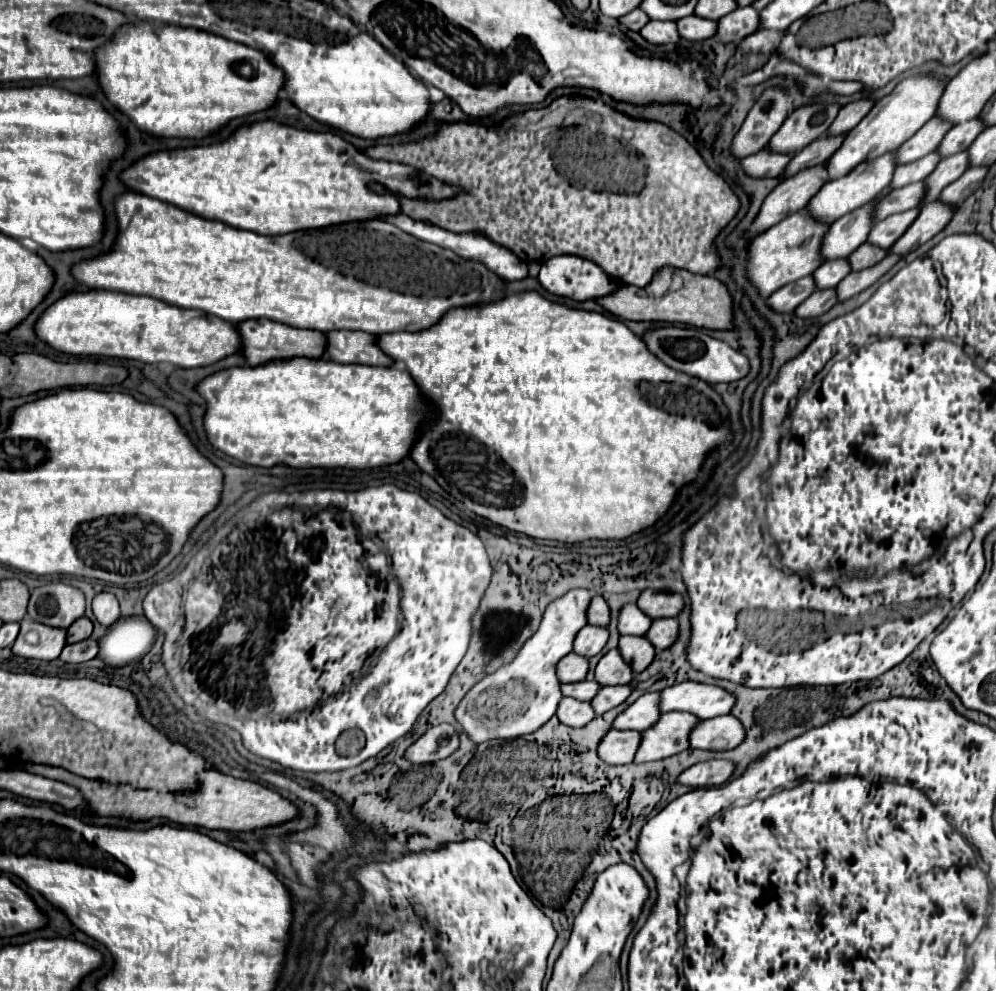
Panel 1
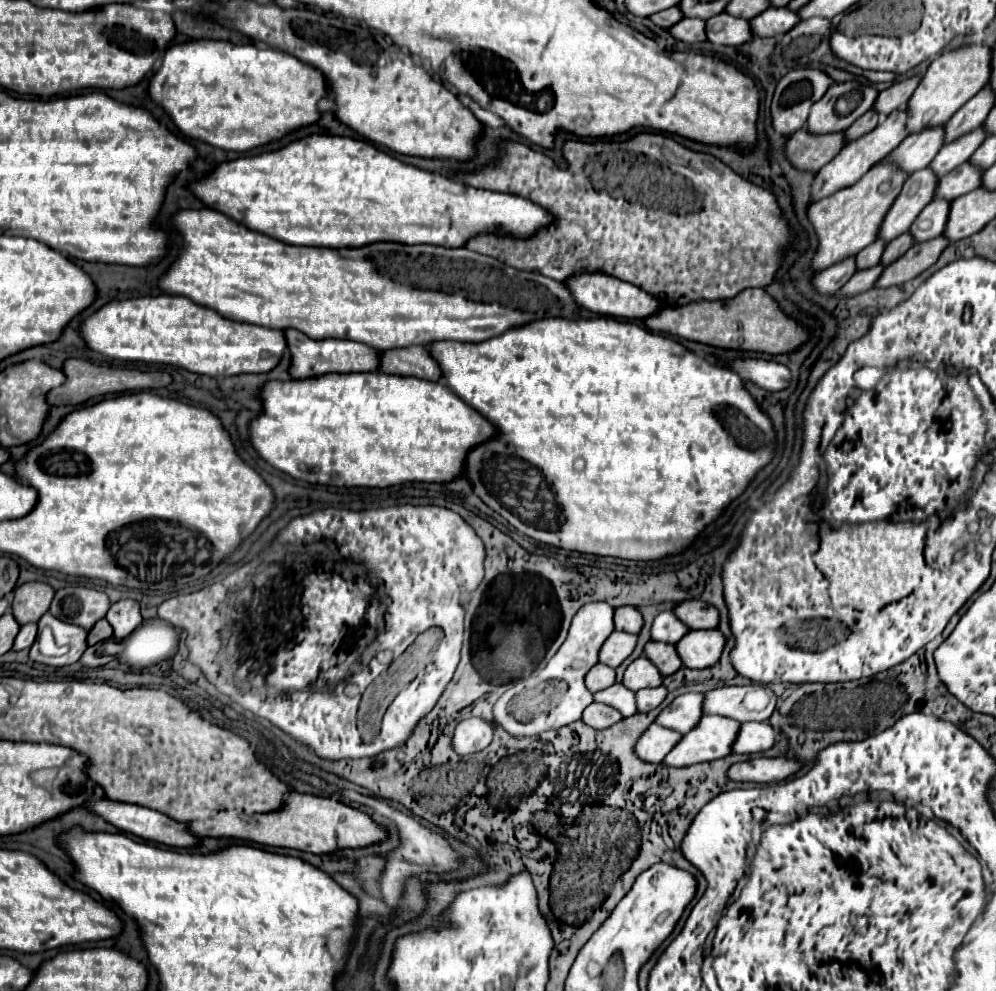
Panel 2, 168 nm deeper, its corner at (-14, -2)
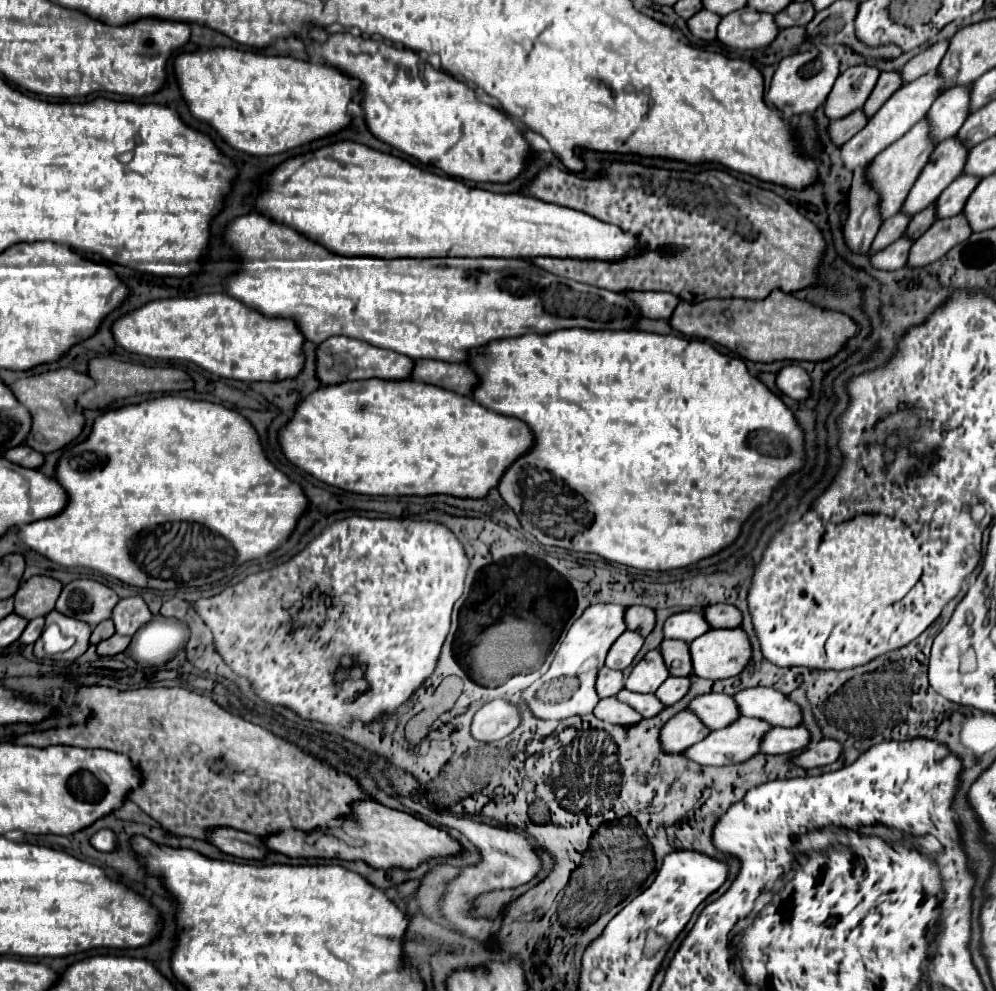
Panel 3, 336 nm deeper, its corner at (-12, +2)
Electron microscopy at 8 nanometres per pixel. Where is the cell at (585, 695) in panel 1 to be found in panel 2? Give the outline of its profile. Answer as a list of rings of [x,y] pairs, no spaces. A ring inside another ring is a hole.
[[[614,684],[614,686],[610,686],[610,688],[602,690],[602,692],[596,692],[594,700],[596,702],[604,702],[604,704],[620,710],[624,718],[634,716],[638,712],[636,694],[632,690],[628,690],[628,688],[624,688],[622,684]]]

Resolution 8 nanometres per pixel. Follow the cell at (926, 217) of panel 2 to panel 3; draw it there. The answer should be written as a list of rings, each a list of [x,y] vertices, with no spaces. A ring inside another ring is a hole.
[[[958,176],[934,202],[936,208],[936,220],[944,220],[944,218],[952,218],[958,216],[964,208],[964,202],[968,200],[972,188],[978,184],[978,180],[974,180],[974,176]]]

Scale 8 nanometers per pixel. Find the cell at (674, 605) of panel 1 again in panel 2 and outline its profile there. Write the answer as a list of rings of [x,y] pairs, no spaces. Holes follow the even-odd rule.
[[[686,600],[676,606],[674,614],[688,624],[692,630],[708,630],[716,628],[720,622],[720,612],[716,606],[706,604],[702,600]]]

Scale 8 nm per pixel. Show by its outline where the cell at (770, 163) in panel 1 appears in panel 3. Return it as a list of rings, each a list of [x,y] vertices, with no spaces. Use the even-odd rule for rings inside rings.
[[[852,112],[850,116],[842,118],[842,120],[834,120],[828,126],[828,134],[832,138],[834,146],[842,146],[844,142],[848,142],[858,130],[862,130],[866,126],[868,118],[862,112]]]

